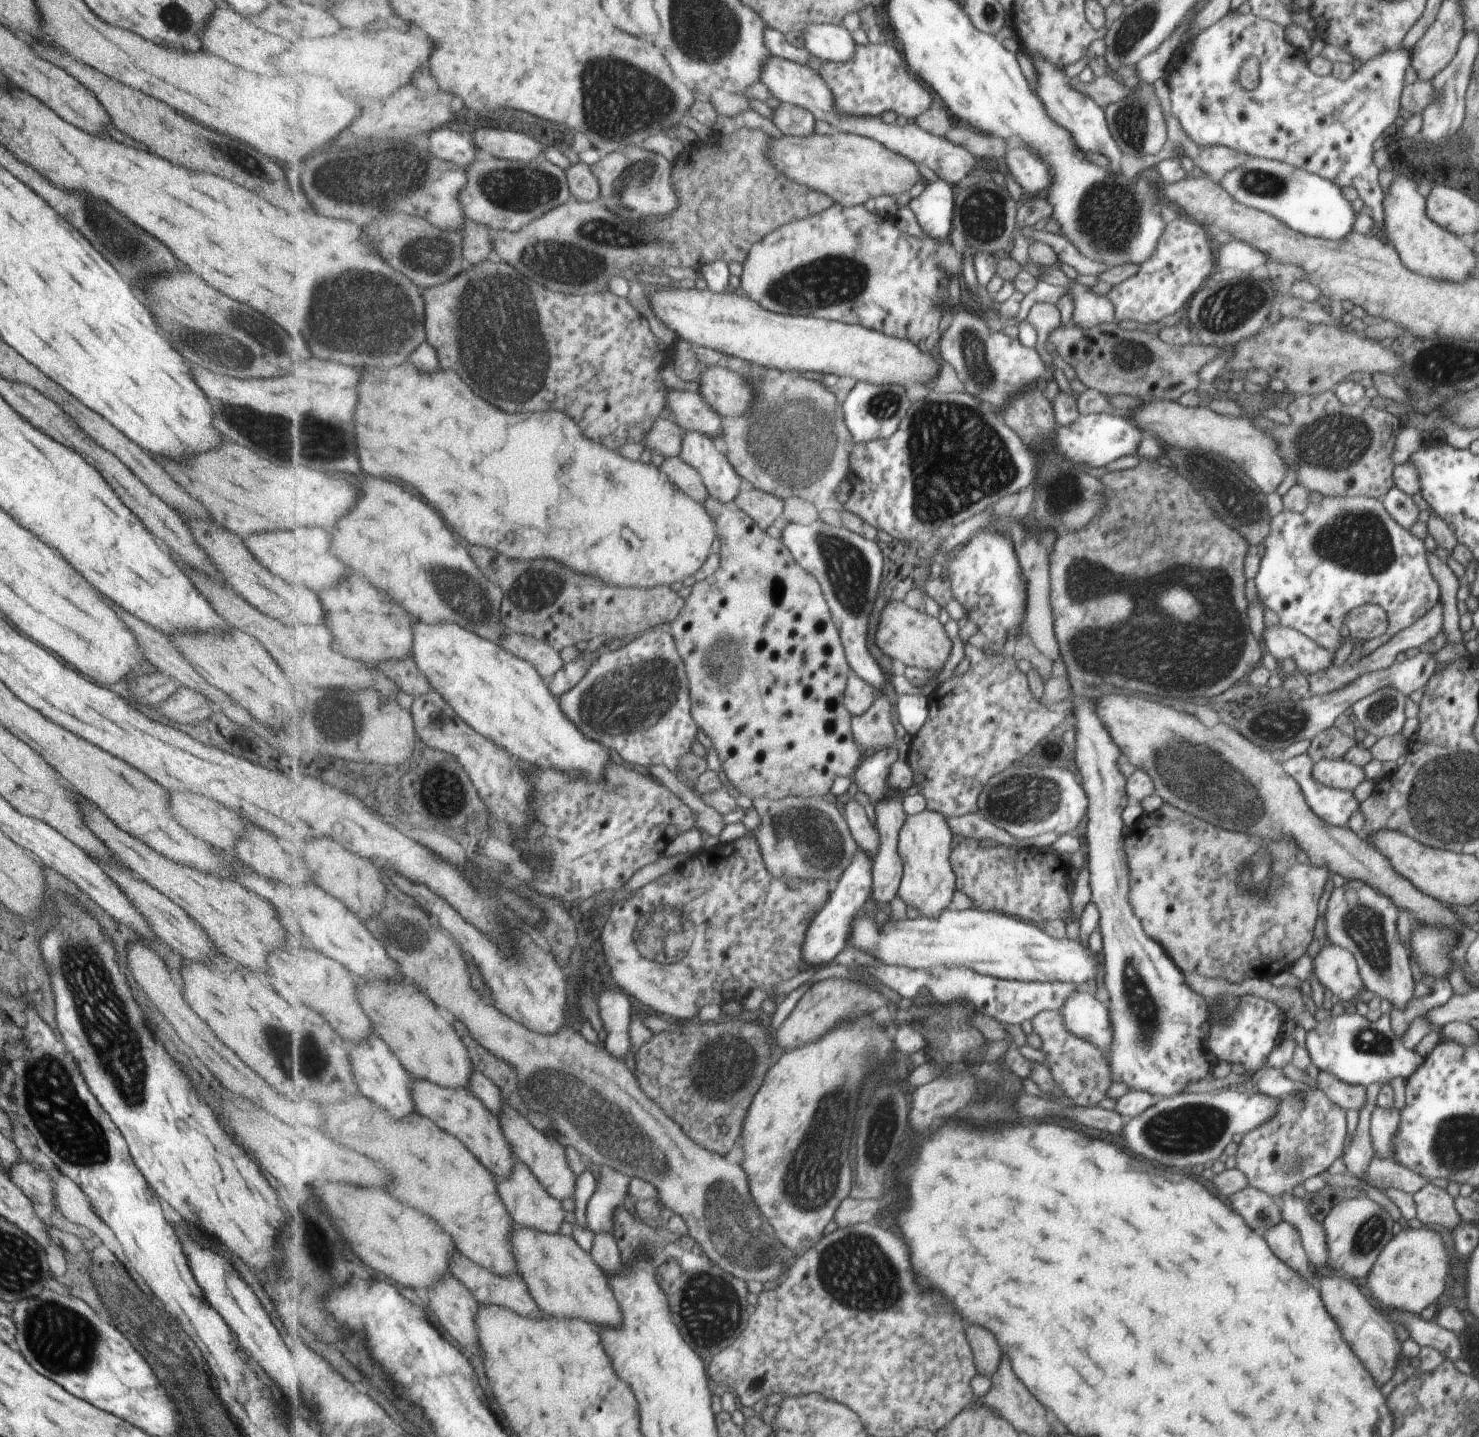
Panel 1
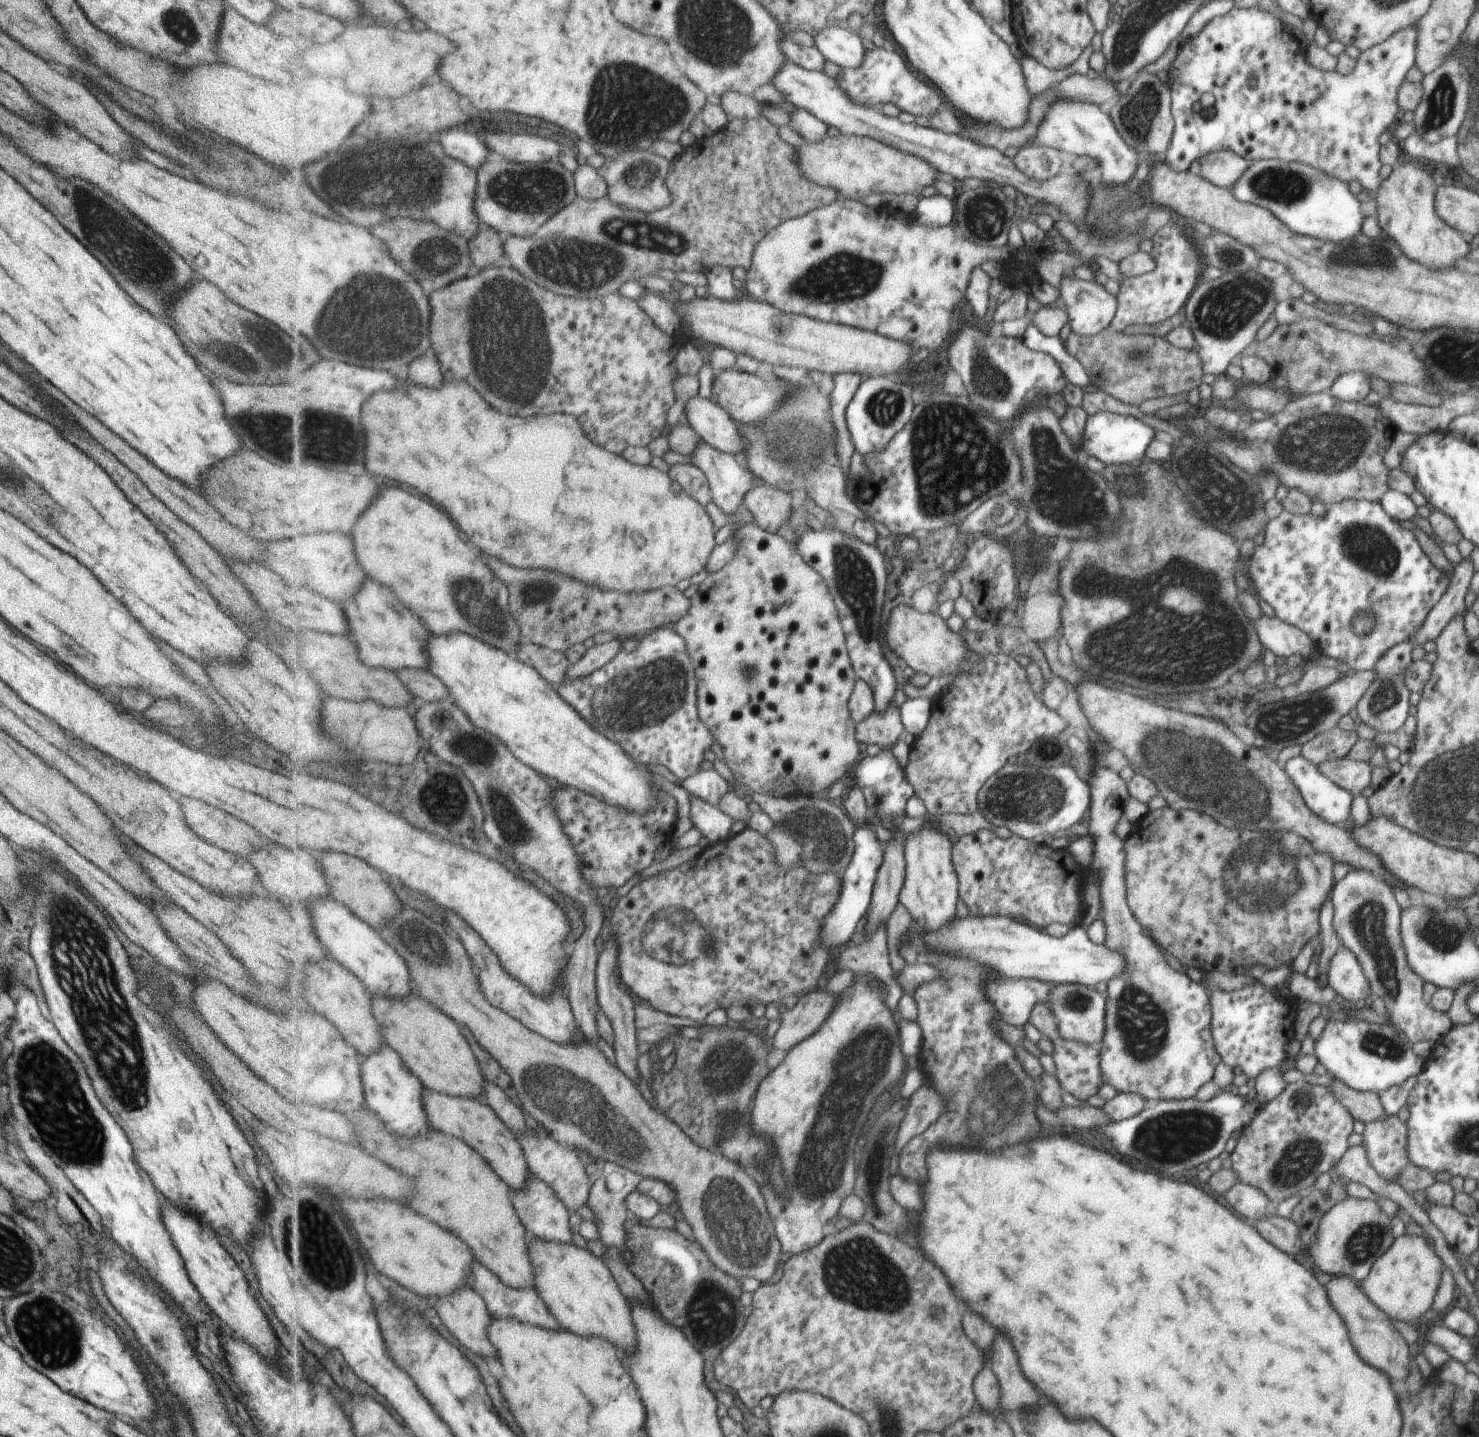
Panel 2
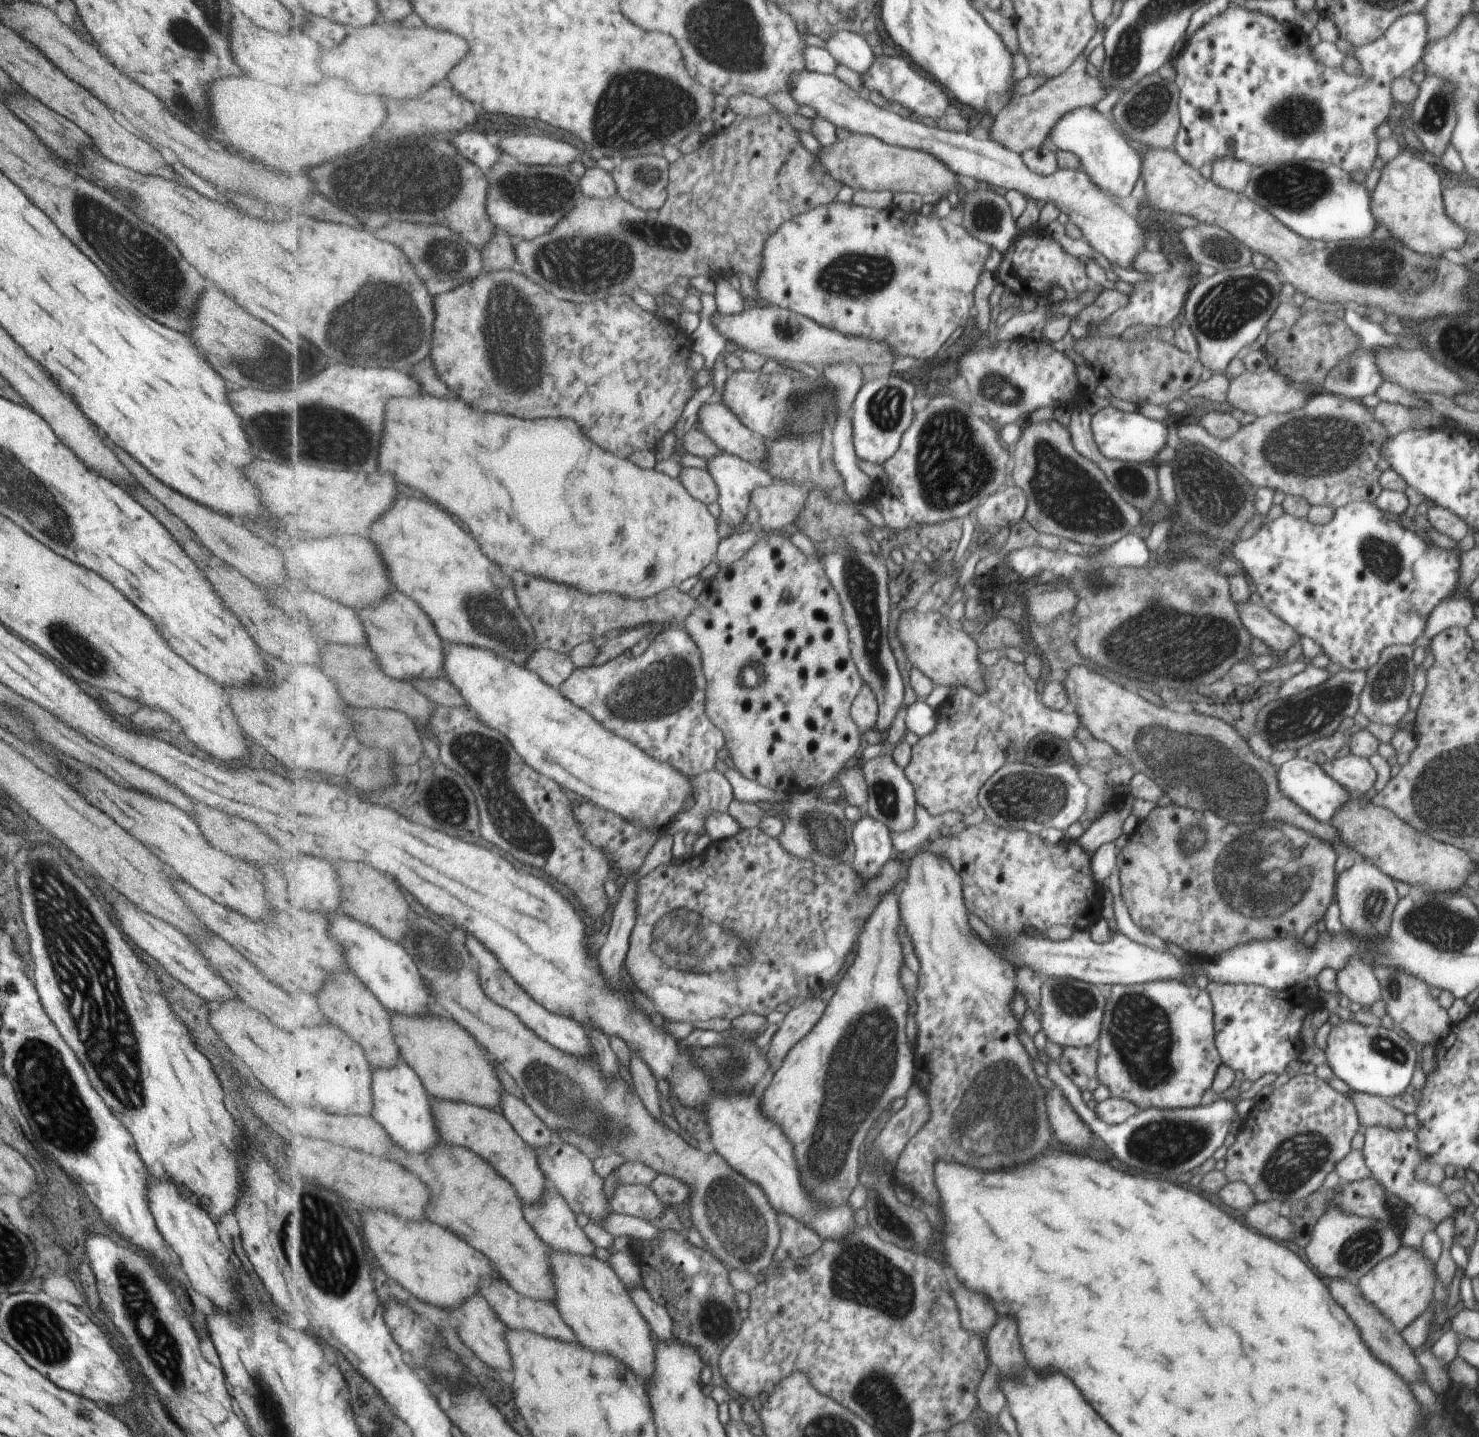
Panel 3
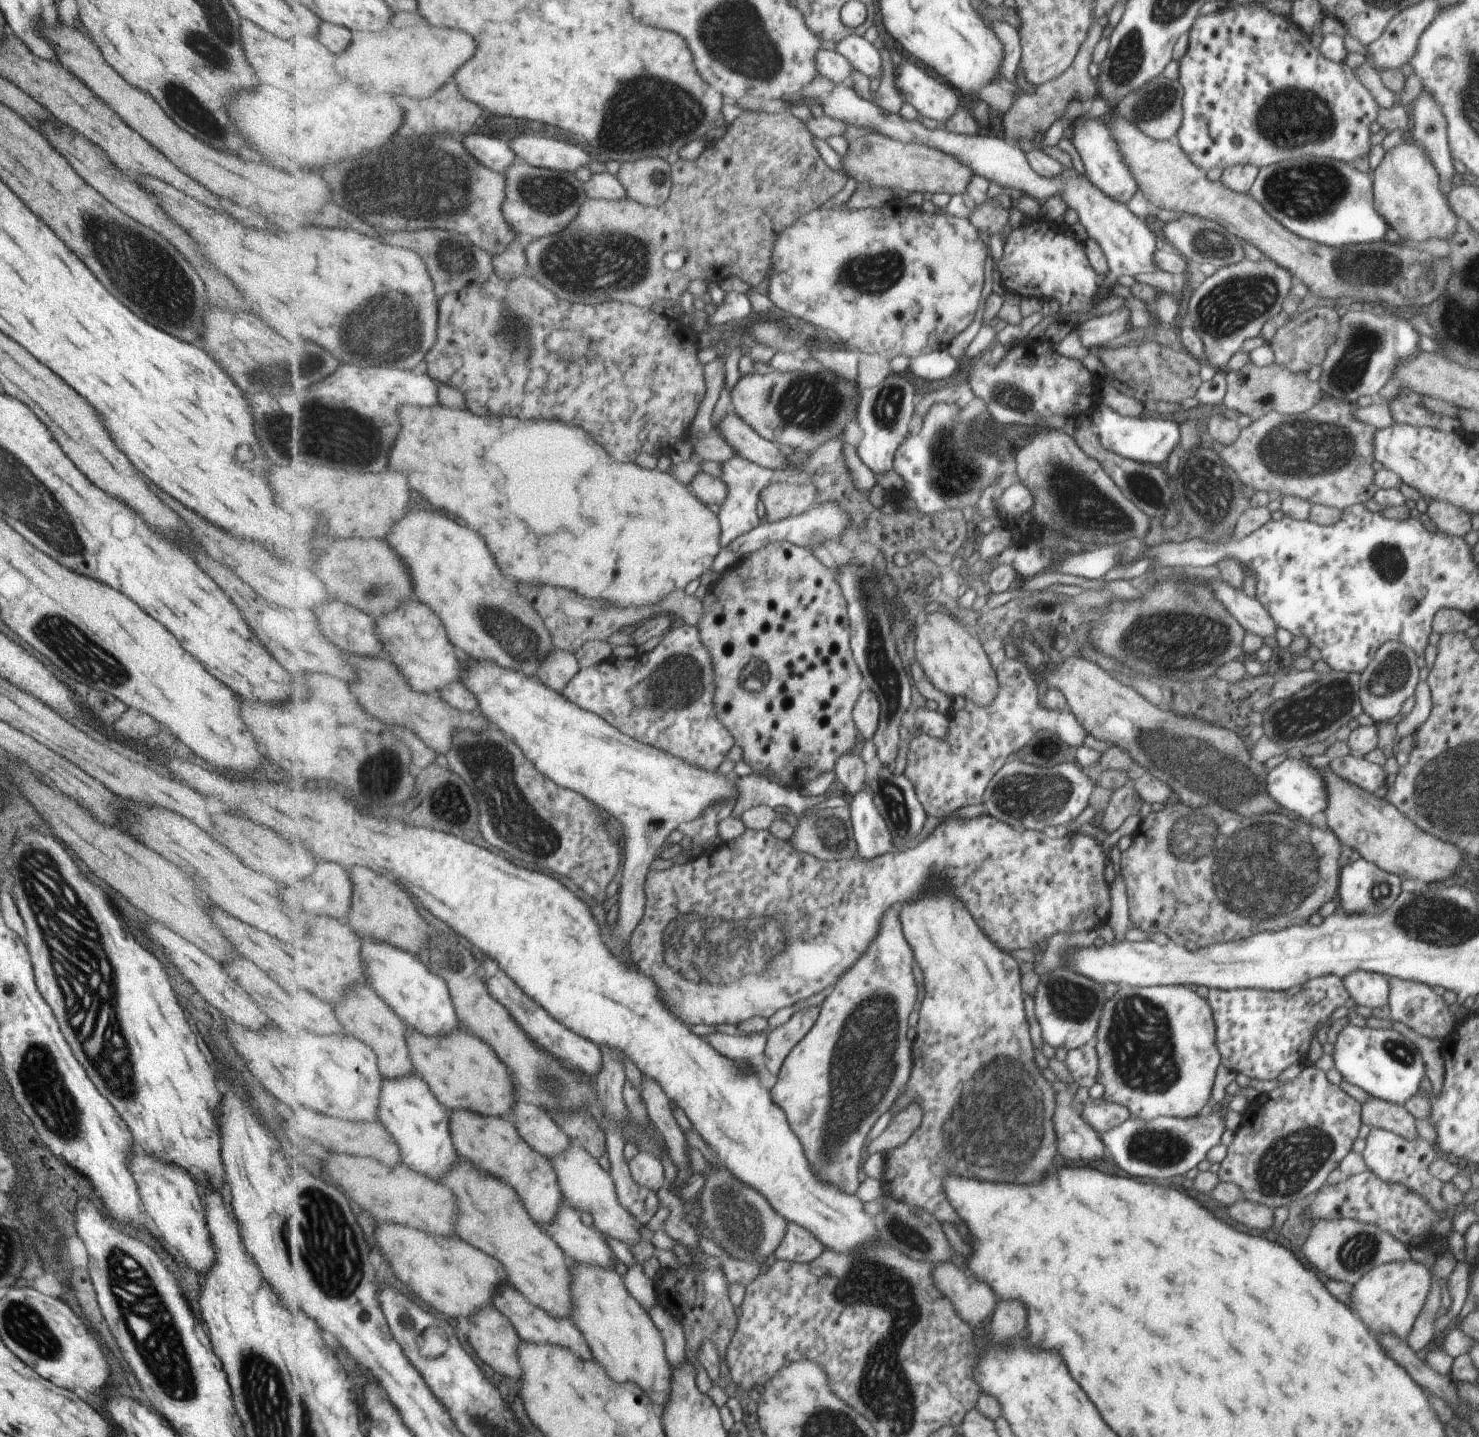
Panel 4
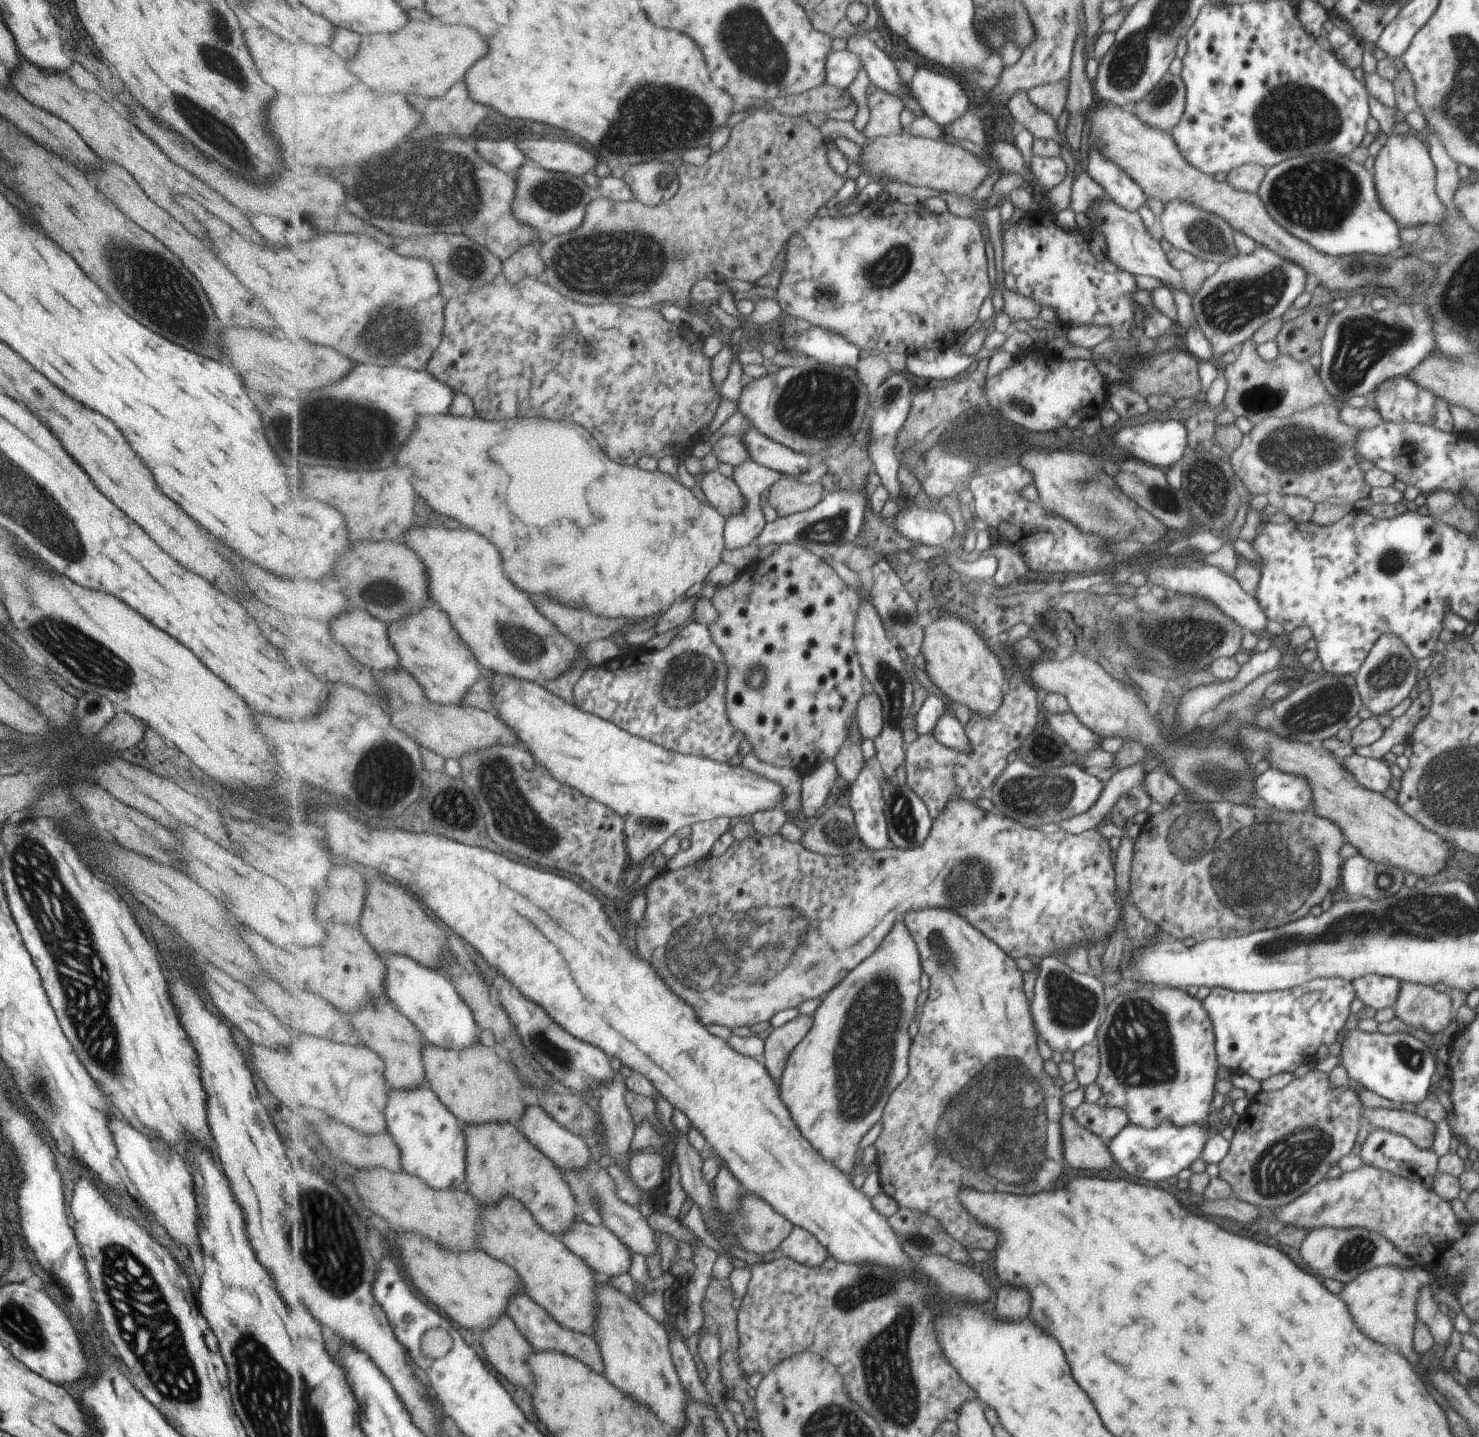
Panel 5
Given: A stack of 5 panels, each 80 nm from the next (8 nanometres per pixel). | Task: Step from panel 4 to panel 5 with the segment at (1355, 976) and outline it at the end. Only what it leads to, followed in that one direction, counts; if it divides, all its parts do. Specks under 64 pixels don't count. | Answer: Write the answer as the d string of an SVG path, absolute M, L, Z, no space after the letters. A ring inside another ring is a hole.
M1378 974L1354 978L1350 983L1355 989L1359 1005L1369 1006L1373 1010L1392 1007L1401 988L1401 982L1398 980Z

